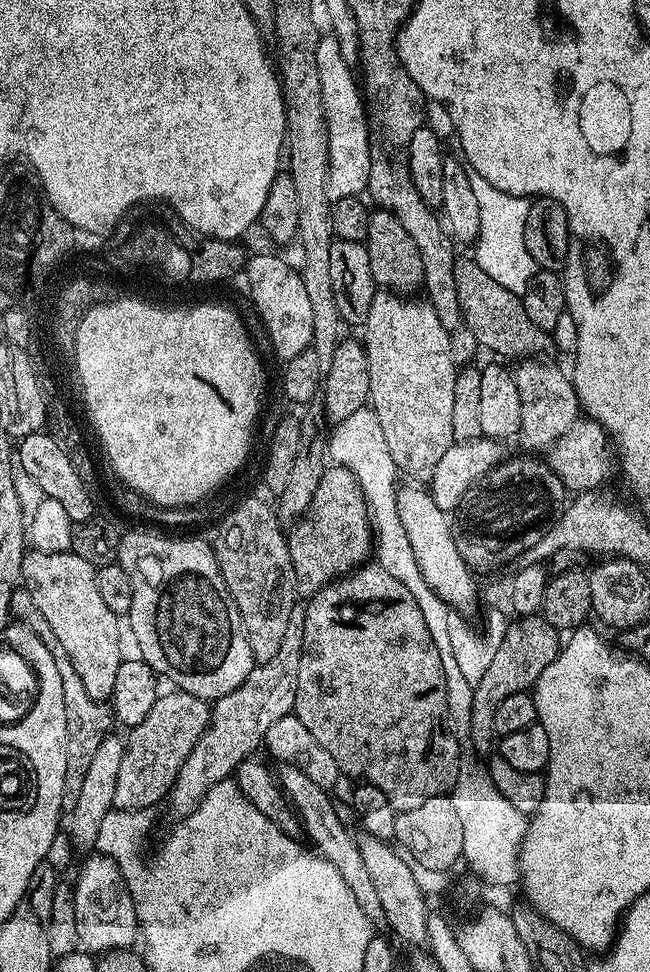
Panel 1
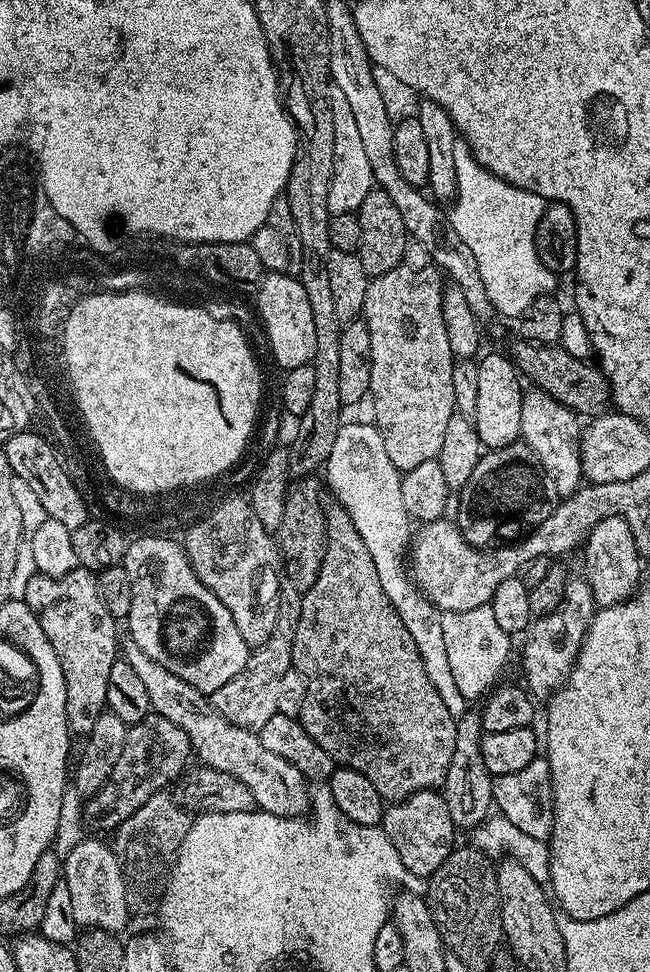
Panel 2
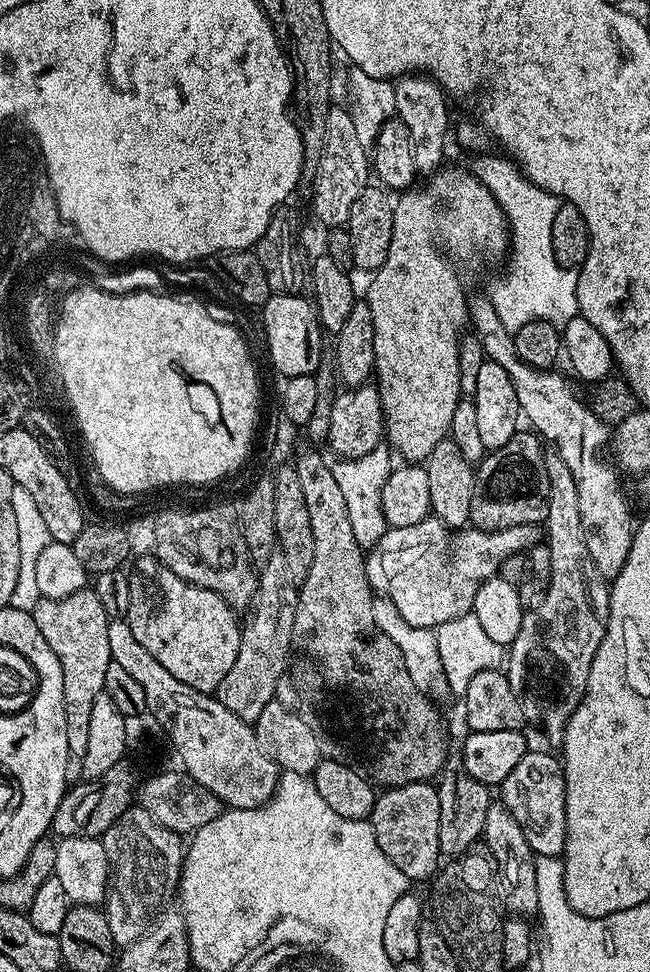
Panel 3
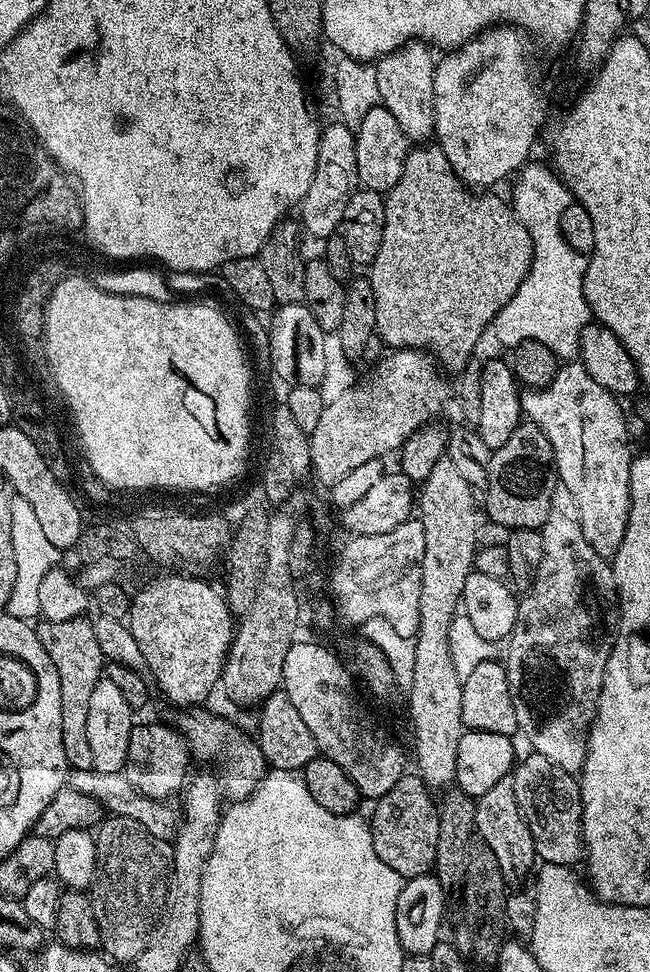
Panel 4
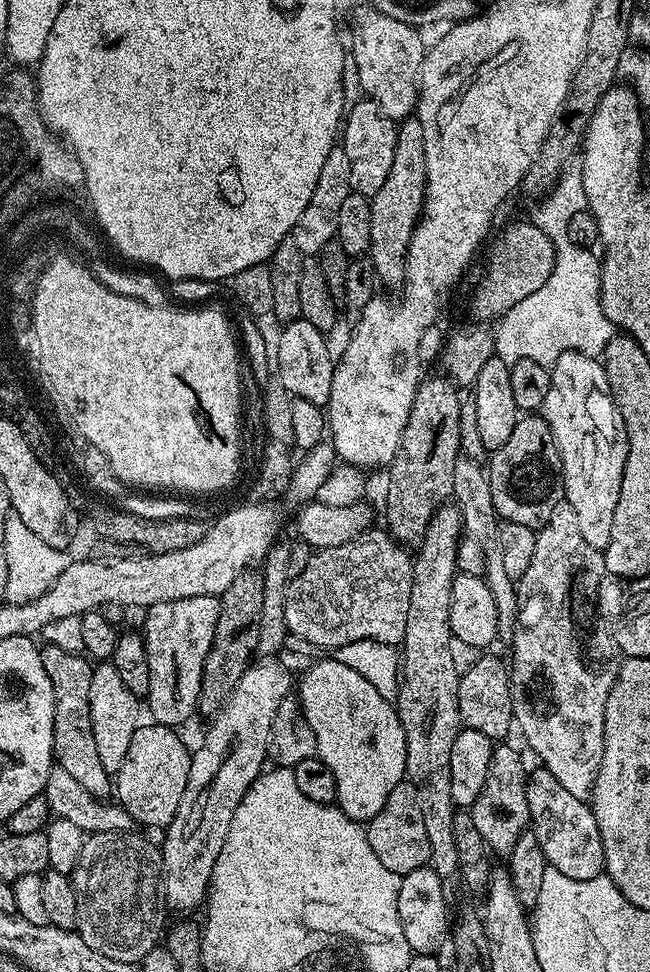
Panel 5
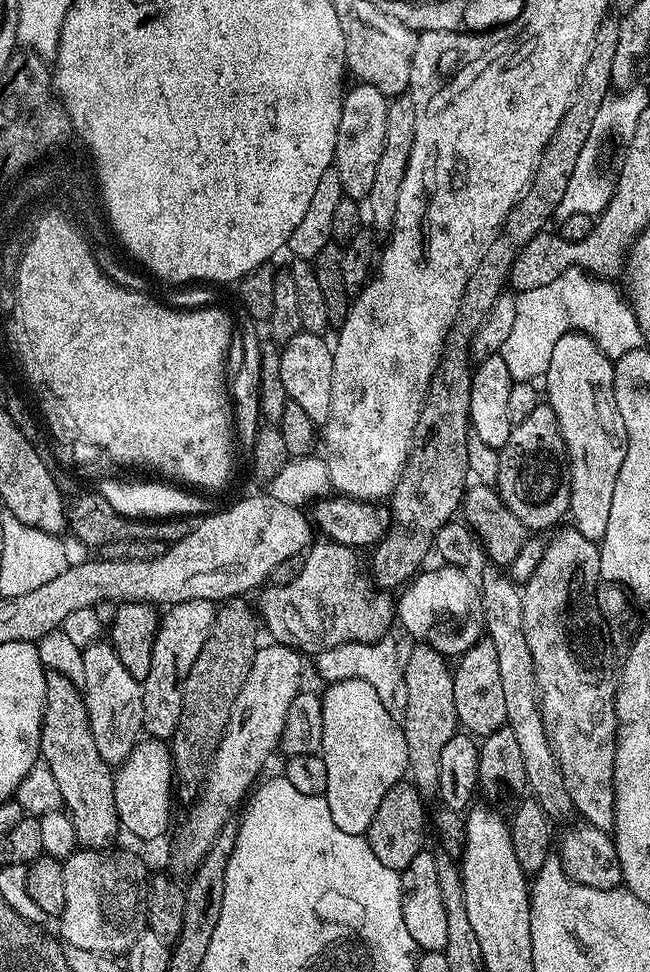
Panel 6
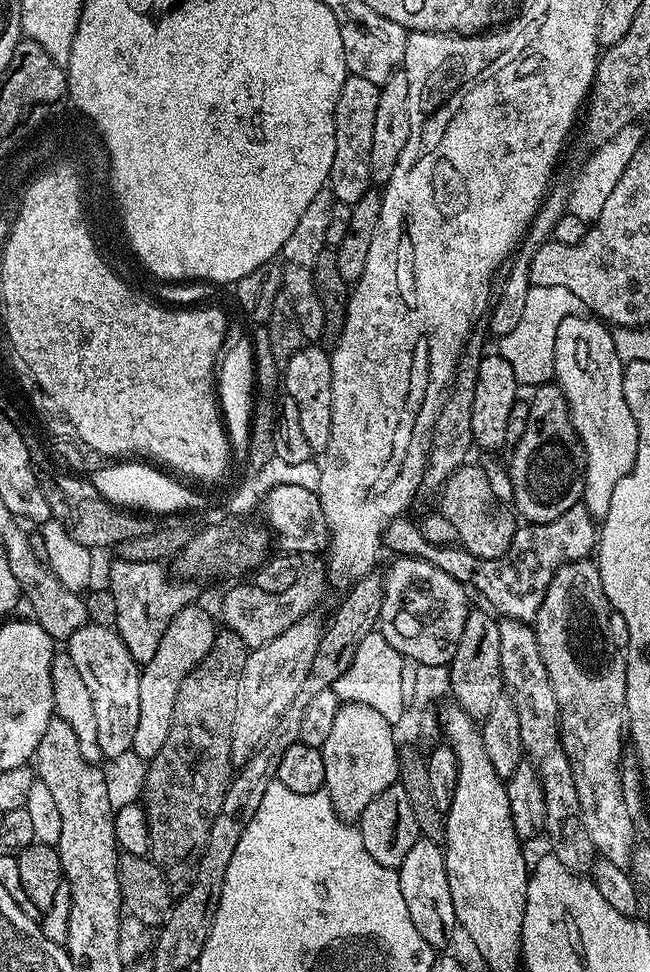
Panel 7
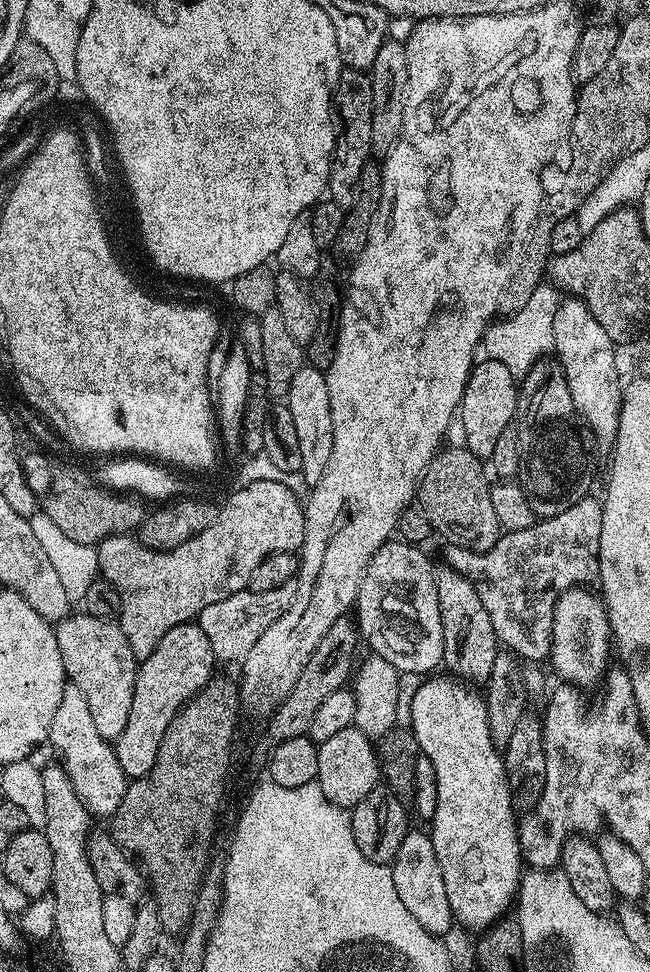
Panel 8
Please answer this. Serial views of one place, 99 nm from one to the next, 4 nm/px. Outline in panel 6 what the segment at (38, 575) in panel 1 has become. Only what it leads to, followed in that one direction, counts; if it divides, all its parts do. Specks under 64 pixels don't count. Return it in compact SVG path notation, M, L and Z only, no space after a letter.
M45 671L44 681L46 694L40 727L40 755L46 766L50 766L54 782L58 782L58 790L64 799L63 807L74 822L77 845L84 850L107 849L107 844L122 832L115 810L113 765L107 764L102 754L98 754L98 746L94 746L83 691L56 672Z

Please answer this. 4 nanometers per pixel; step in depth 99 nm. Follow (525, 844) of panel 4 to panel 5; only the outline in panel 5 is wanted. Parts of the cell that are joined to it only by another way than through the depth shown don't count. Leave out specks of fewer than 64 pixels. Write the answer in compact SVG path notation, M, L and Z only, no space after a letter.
M500 742L493 747L486 786L482 786L482 794L478 794L470 809L474 826L478 826L478 834L482 834L484 843L493 853L506 854L514 850L514 842L518 842L518 838L522 838L529 827L530 806L526 802L529 775L529 769L524 769L524 760L518 749L511 748L508 742Z

